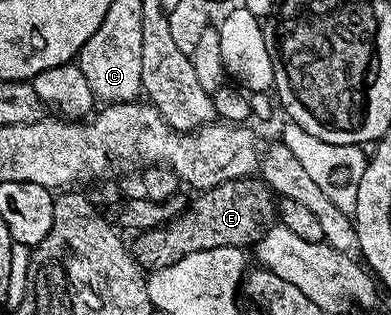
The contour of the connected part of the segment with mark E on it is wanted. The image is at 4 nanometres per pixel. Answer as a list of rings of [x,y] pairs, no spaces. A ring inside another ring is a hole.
[[[256,176],[243,177],[239,181],[224,181],[223,184],[215,186],[214,189],[207,189],[196,194],[197,197],[194,201],[190,200],[185,206],[178,217],[171,219],[165,225],[161,225],[158,229],[147,229],[136,234],[137,237],[131,241],[131,252],[133,255],[133,260],[141,266],[142,270],[145,271],[156,271],[162,269],[163,267],[171,267],[171,263],[179,263],[179,259],[183,259],[187,255],[195,255],[195,251],[211,251],[215,247],[223,247],[224,245],[236,245],[238,247],[246,247],[245,245],[252,246],[259,238],[261,234],[265,232],[267,226],[274,220],[275,217],[275,194],[264,181],[258,179]]]

